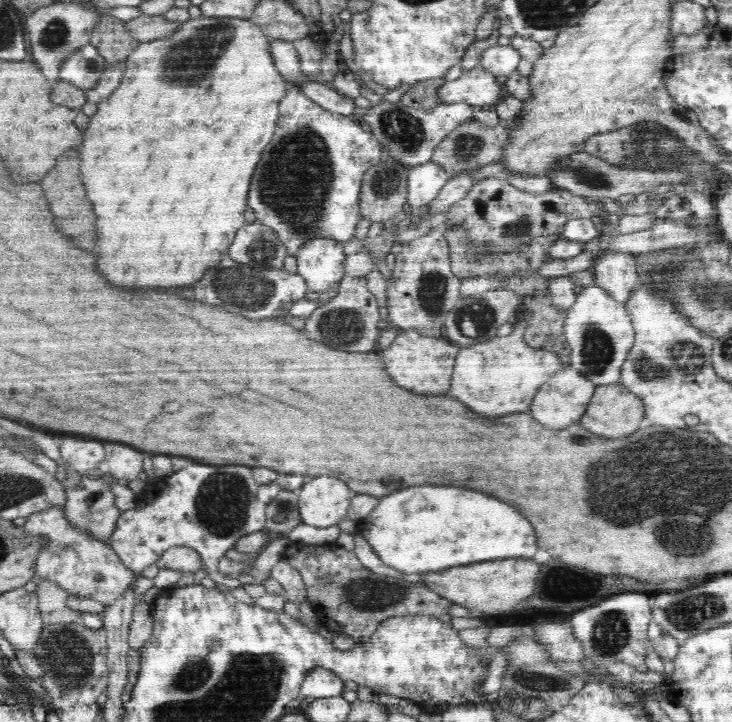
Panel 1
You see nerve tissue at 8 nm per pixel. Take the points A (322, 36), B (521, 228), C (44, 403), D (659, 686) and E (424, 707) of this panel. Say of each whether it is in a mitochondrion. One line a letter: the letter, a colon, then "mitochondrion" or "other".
A: other
B: mitochondrion
C: other
D: other
E: other

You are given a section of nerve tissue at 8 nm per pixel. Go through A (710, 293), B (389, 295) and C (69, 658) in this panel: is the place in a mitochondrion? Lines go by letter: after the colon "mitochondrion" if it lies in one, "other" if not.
A: mitochondrion
B: other
C: mitochondrion

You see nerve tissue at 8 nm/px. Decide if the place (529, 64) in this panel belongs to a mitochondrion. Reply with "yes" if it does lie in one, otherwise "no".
no

